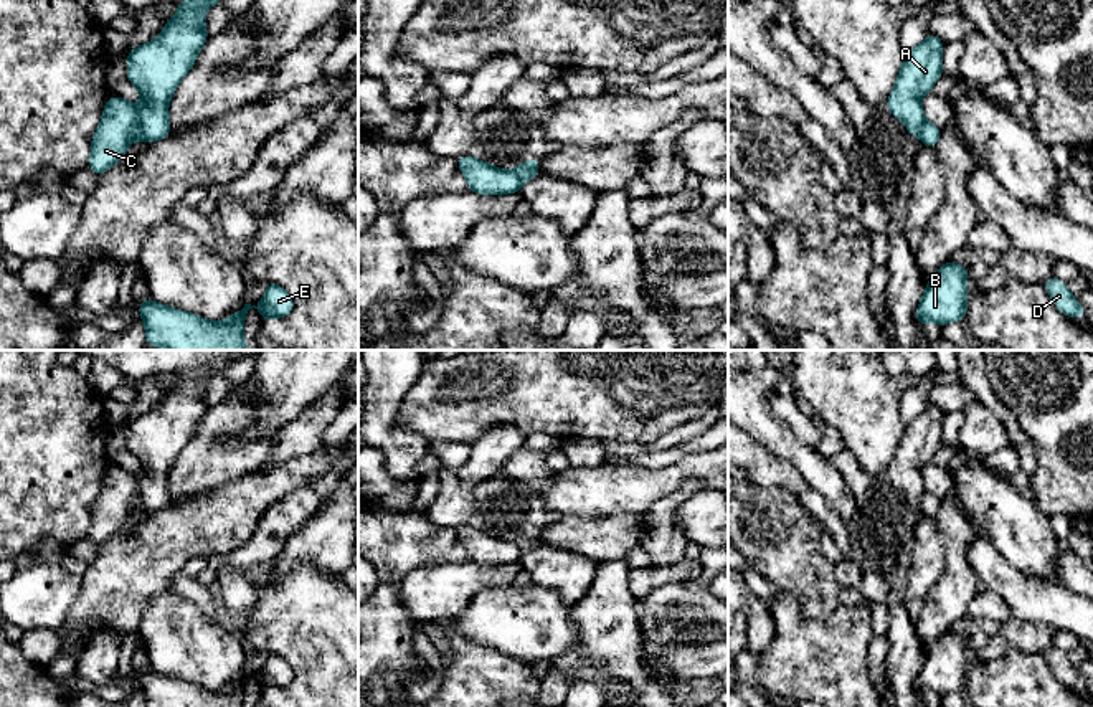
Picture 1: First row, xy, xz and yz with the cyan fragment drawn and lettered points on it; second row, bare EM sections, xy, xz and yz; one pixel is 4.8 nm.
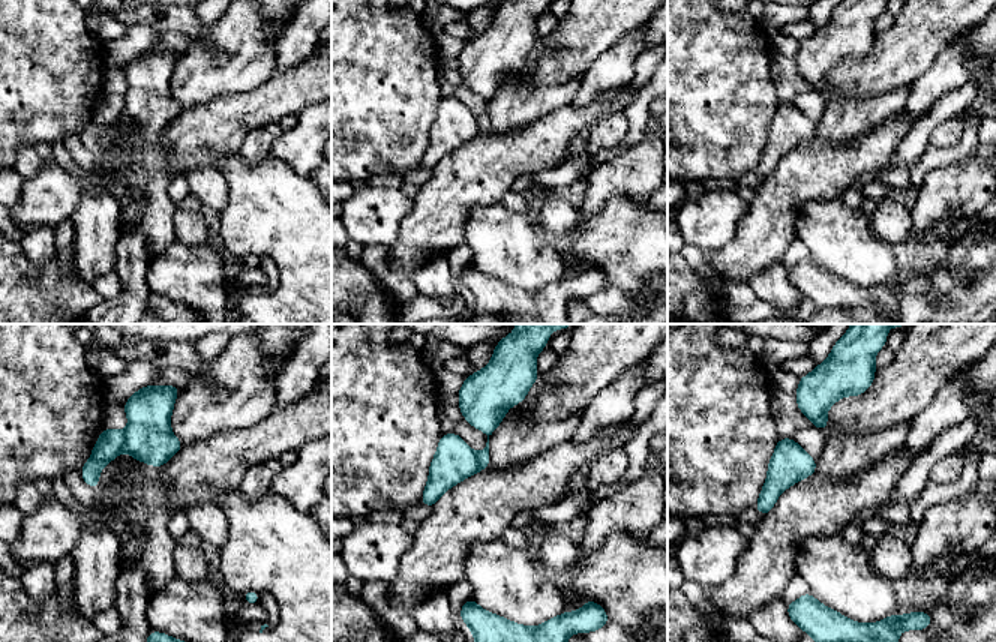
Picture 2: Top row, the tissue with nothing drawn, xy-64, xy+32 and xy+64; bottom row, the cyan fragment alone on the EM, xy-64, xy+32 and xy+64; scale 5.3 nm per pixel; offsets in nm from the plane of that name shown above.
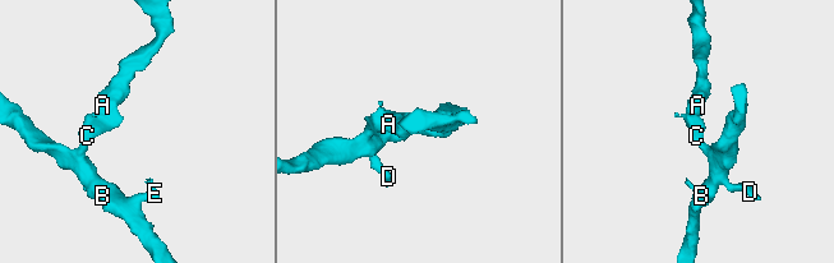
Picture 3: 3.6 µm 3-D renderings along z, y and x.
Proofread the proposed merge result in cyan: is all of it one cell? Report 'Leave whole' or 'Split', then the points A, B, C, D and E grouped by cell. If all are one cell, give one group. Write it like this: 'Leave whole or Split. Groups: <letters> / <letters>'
Split. Groups: A / B C D E

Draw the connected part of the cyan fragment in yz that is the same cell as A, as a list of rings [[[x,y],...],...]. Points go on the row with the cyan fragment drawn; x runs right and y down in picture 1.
[[[931,33],[913,48],[898,71],[893,91],[885,106],[905,124],[906,130],[921,139],[925,124],[921,96],[931,93],[943,74],[944,41]]]

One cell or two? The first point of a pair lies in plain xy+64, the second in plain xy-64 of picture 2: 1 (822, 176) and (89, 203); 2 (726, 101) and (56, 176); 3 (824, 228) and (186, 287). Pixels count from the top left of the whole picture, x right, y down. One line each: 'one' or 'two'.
1: two
2: two
3: one

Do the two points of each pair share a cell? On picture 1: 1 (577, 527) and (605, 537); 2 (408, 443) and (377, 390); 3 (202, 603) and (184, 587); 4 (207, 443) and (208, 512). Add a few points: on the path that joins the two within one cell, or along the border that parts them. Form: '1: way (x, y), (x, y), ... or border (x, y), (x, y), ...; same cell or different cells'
1: way (583, 534), (598, 537); same cell
2: way (393, 435), (380, 422), (380, 405); same cell
3: way (197, 598), (189, 590); same cell
4: border (245, 476), (172, 504); different cells

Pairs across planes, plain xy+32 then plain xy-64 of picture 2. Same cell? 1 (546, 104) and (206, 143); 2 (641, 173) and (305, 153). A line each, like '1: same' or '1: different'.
1: different
2: same

